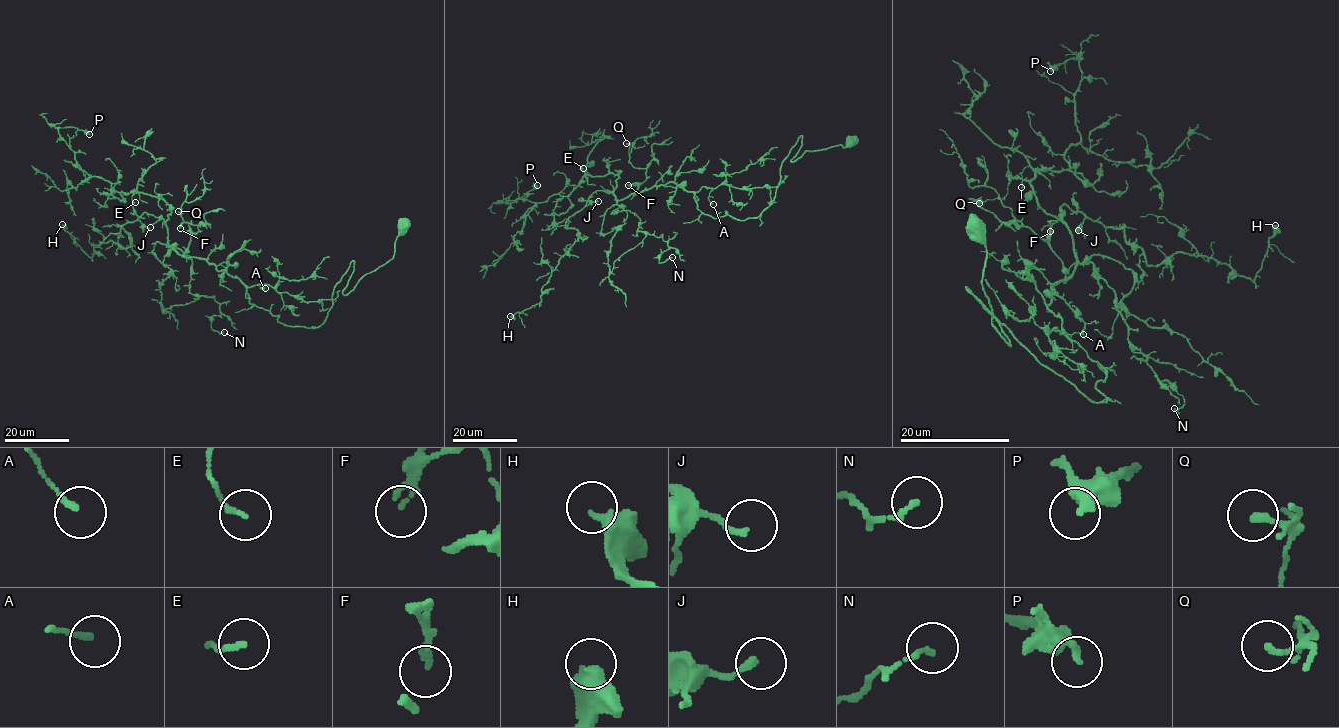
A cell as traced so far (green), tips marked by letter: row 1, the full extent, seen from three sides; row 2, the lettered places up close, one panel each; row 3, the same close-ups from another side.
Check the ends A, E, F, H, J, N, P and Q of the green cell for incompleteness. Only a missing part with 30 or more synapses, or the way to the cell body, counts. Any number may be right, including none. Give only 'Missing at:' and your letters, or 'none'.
Missing at: none

